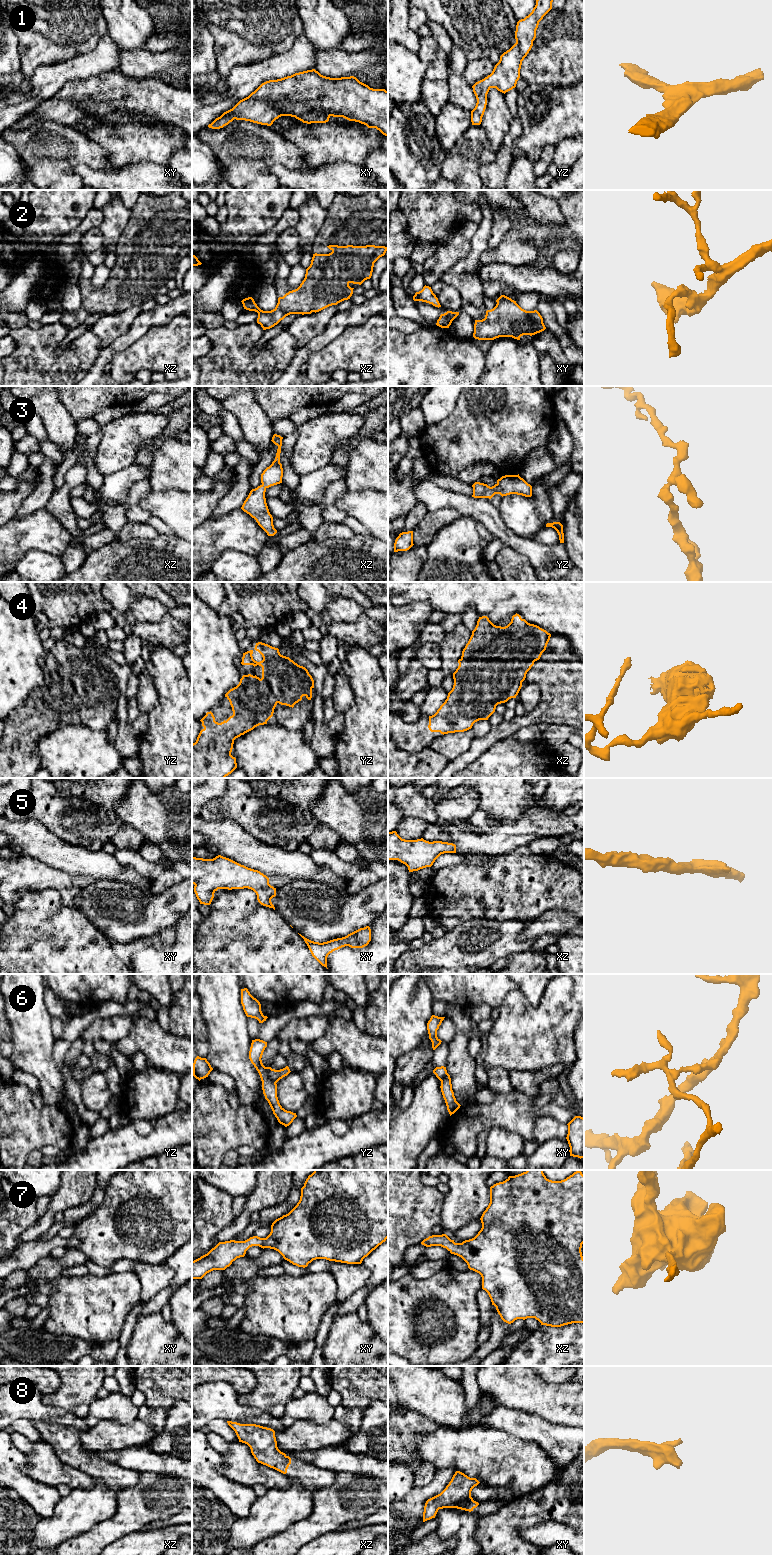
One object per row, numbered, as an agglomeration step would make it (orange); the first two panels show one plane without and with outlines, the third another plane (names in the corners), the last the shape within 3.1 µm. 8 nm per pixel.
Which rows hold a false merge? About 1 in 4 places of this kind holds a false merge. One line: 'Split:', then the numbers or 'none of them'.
Split: 6

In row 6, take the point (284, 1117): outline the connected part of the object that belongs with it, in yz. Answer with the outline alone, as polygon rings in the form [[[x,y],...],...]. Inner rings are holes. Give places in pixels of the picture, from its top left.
[[[260,1039],[252,1040],[249,1051],[249,1059],[260,1075],[263,1094],[265,1099],[268,1101],[273,1114],[280,1124],[287,1127],[293,1122],[297,1115],[296,1113],[285,1110],[279,1103],[277,1097],[277,1084],[269,1078],[266,1073],[266,1067],[263,1065],[261,1060],[266,1047],[267,1042]]]

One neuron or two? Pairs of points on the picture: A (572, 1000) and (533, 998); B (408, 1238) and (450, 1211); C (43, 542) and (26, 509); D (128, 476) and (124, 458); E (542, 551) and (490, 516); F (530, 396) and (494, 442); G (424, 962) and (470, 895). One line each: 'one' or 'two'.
A: two
B: two
C: two
D: two
E: one
F: one
G: two

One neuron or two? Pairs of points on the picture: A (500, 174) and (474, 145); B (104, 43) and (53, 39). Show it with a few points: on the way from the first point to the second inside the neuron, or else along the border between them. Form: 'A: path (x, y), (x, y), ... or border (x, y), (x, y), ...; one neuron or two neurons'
A: border (496, 153), (491, 162), (483, 164), (477, 171); two neurons
B: border (106, 32), (94, 48), (78, 56); two neurons

